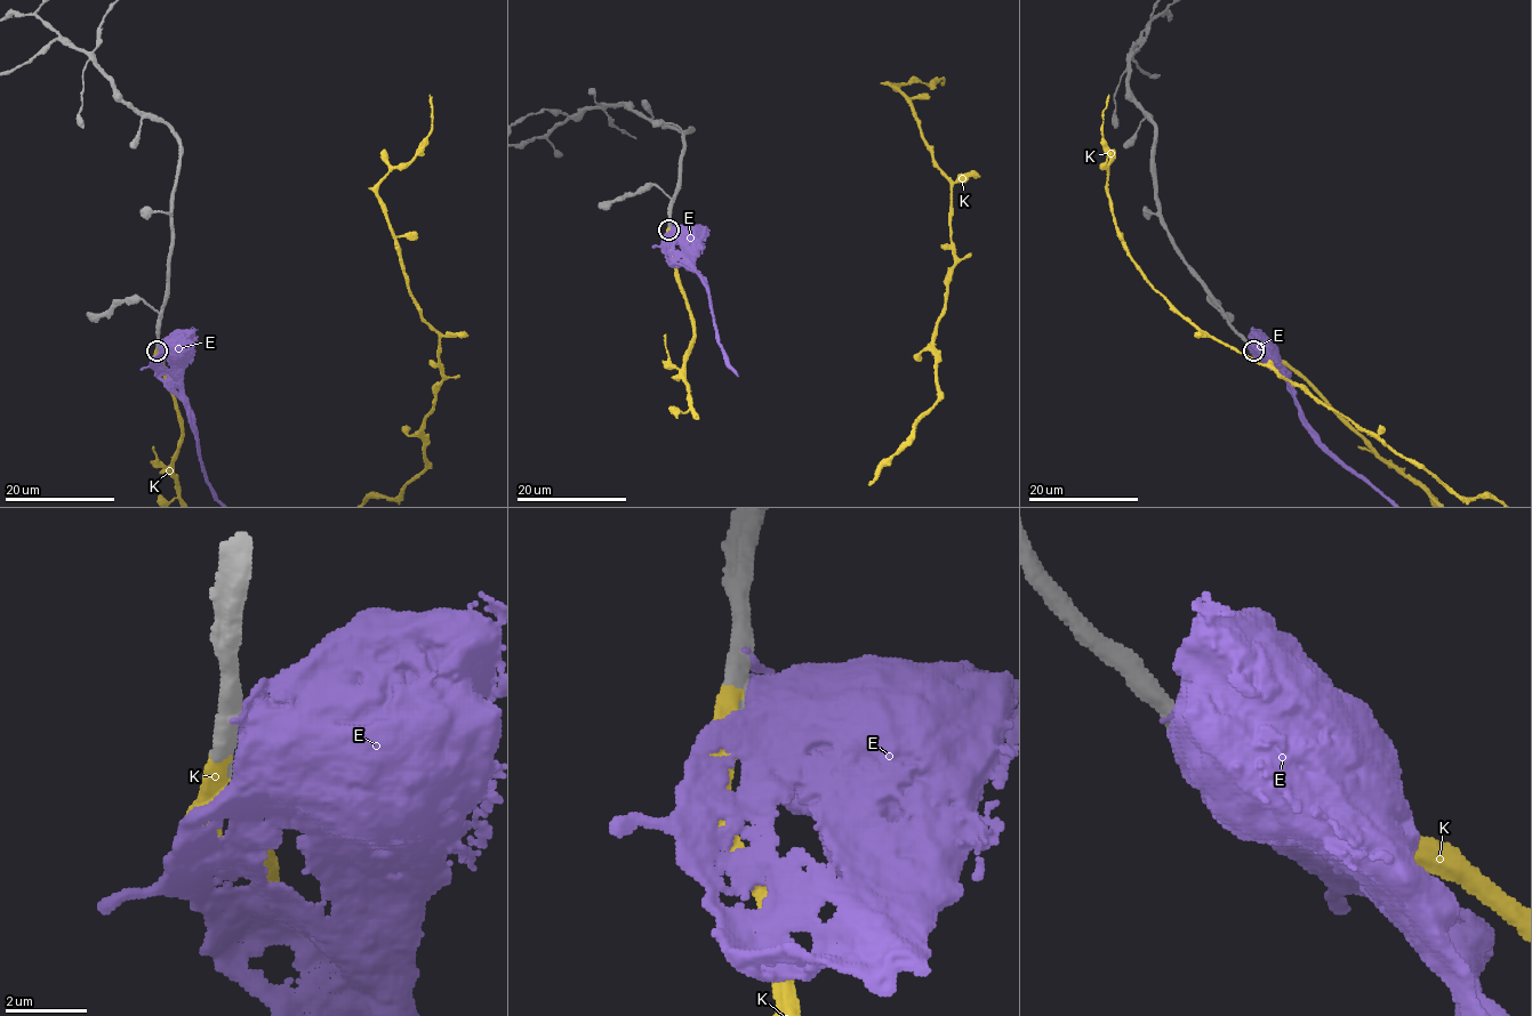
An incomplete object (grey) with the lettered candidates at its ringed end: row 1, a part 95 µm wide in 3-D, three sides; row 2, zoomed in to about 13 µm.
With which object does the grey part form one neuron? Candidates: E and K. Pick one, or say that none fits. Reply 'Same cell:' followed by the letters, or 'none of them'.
Same cell: K

